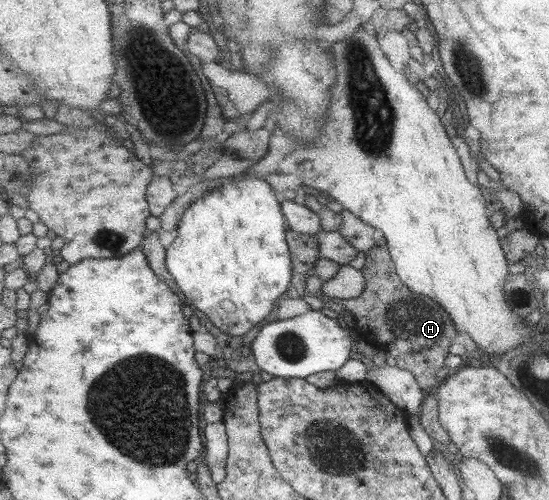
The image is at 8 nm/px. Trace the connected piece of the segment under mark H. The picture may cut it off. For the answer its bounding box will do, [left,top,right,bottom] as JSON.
[307,247,458,394]

